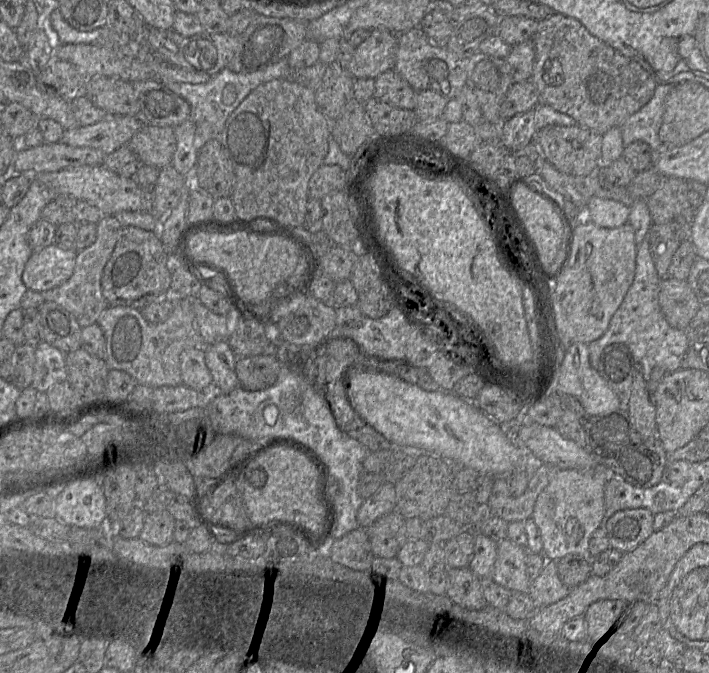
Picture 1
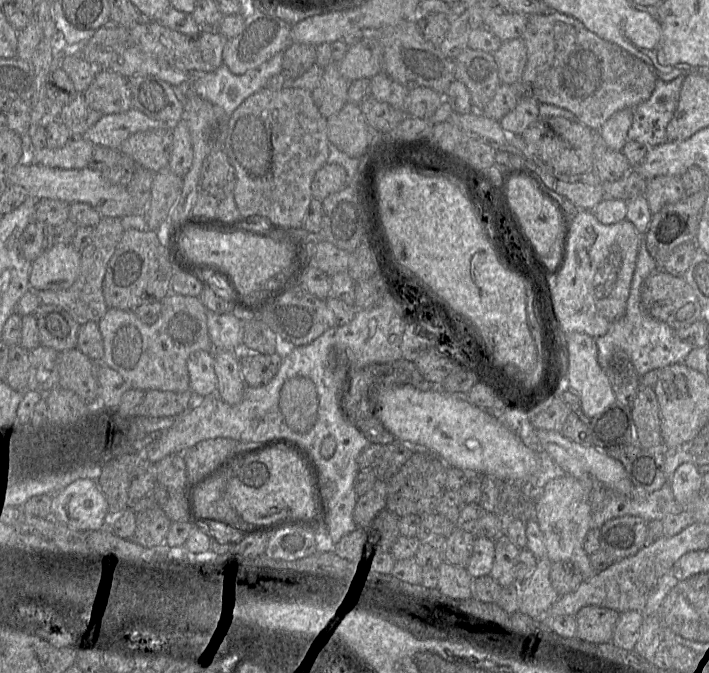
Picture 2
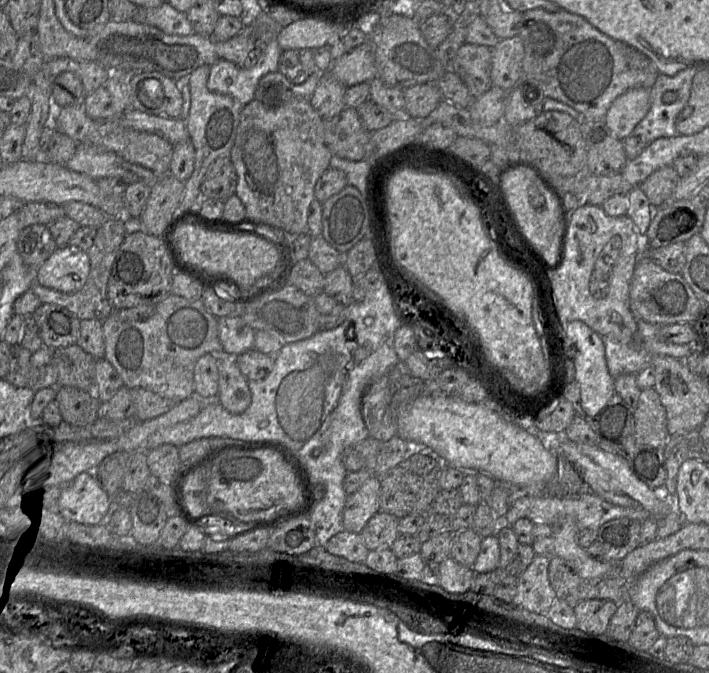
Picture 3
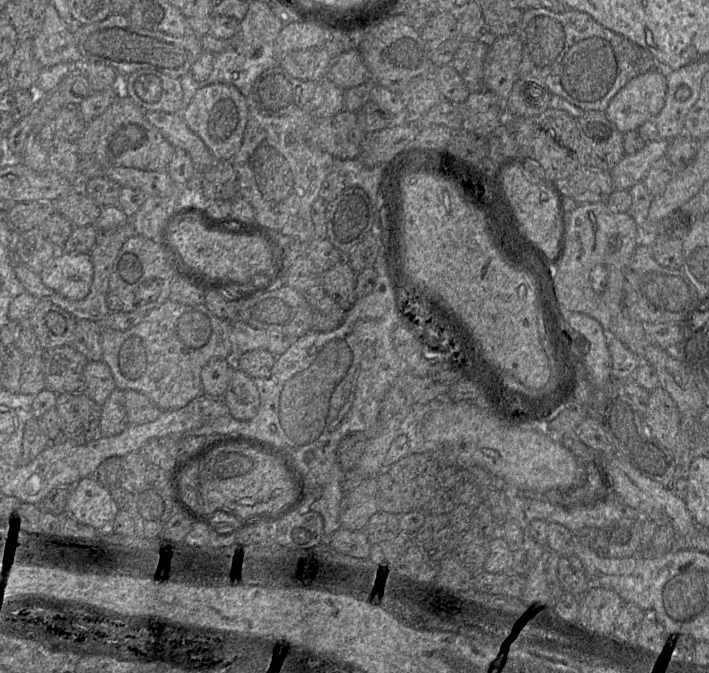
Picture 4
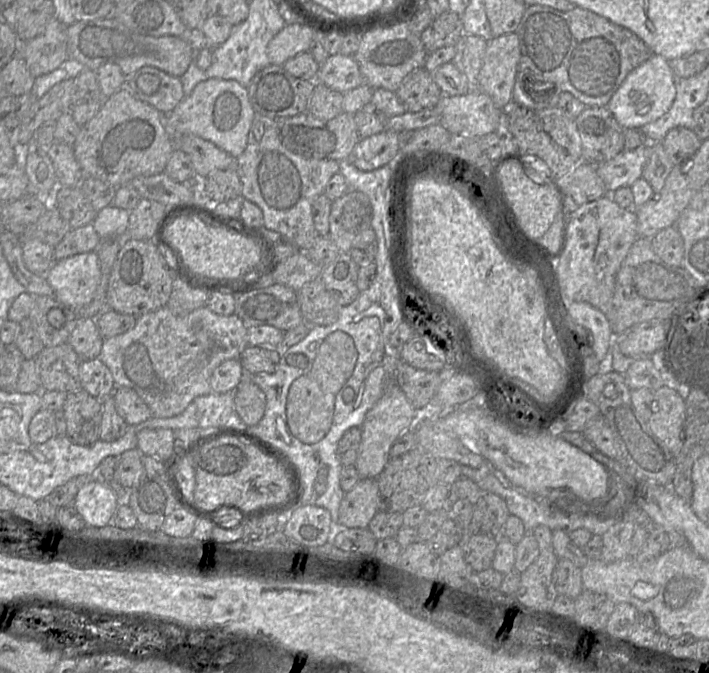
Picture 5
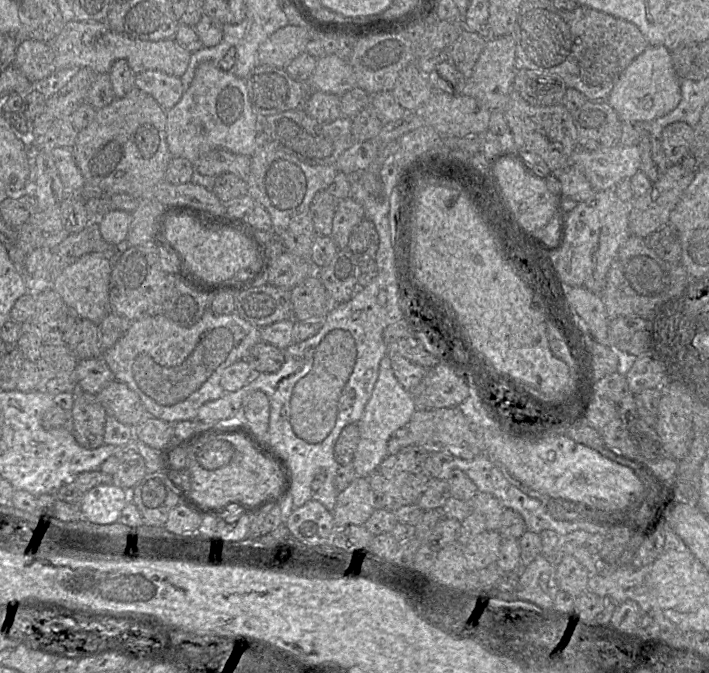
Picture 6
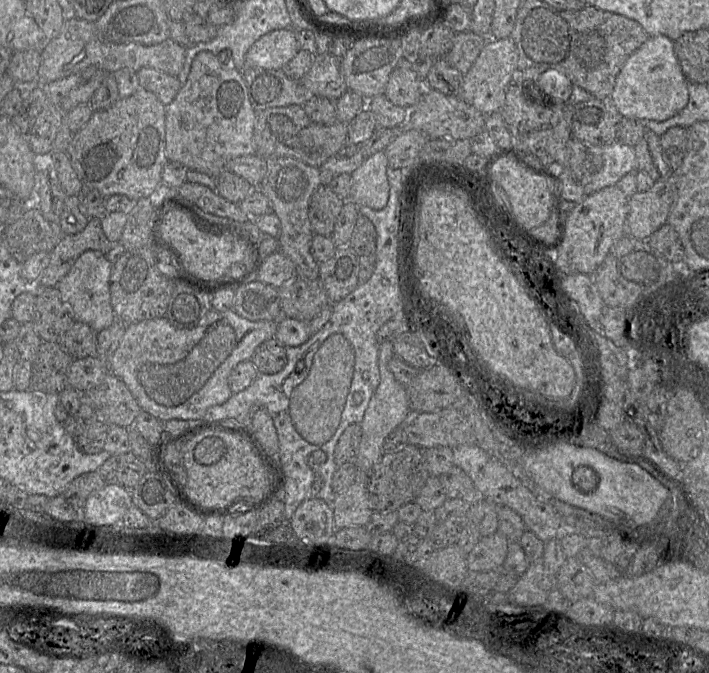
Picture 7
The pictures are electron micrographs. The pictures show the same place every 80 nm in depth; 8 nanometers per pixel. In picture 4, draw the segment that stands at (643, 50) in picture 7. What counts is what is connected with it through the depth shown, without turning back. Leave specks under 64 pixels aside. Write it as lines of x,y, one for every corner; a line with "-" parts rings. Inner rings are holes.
663,67
632,78
611,99
606,117
621,133
637,130
665,105
667,80

